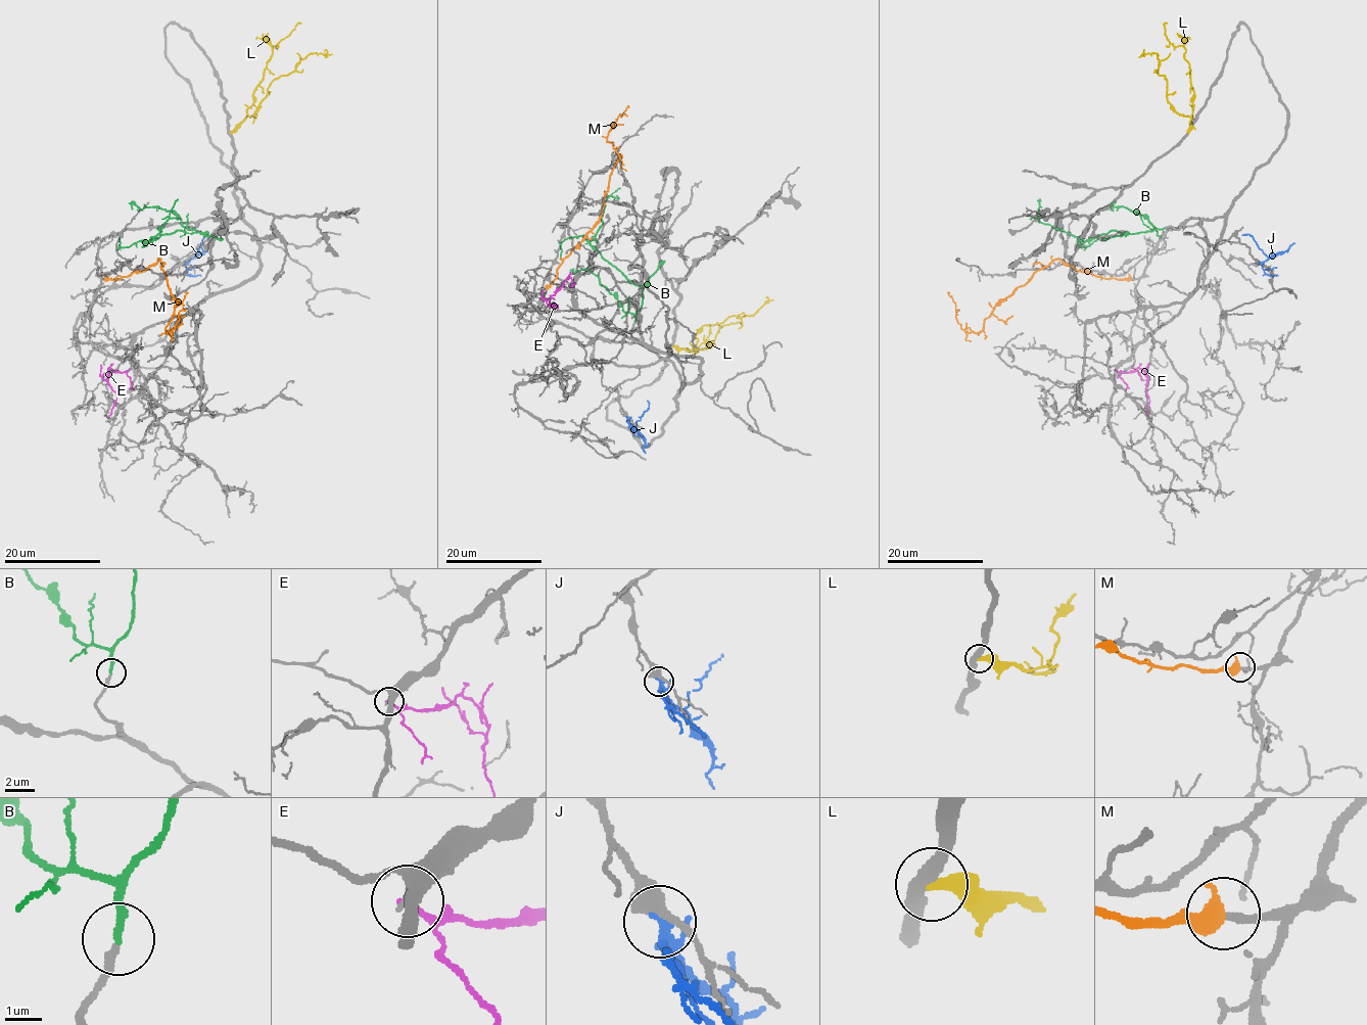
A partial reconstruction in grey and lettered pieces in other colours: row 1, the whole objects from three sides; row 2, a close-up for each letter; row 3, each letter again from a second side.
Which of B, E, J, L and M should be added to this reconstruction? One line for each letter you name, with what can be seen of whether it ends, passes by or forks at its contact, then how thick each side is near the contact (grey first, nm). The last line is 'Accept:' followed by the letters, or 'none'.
B: it ends | 190/200 nm
M: it ends | 150/600 nm
Accept: B, M

